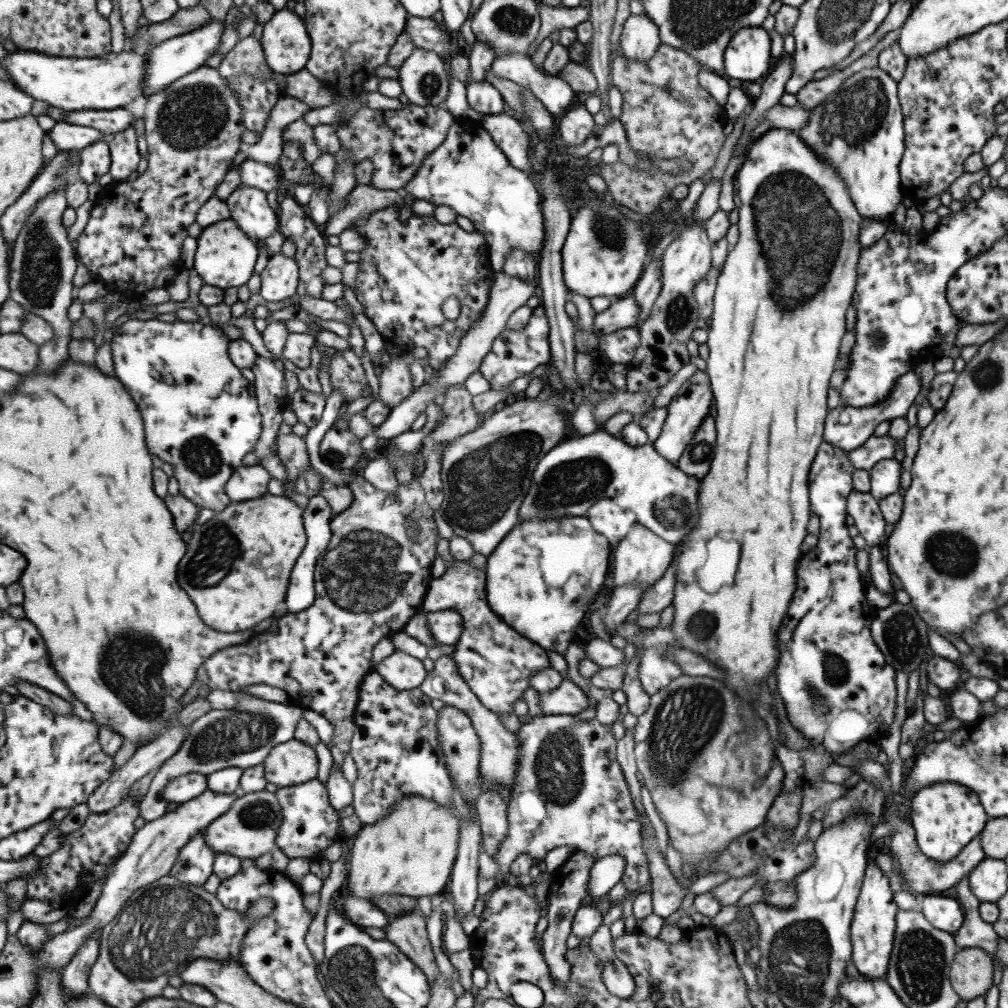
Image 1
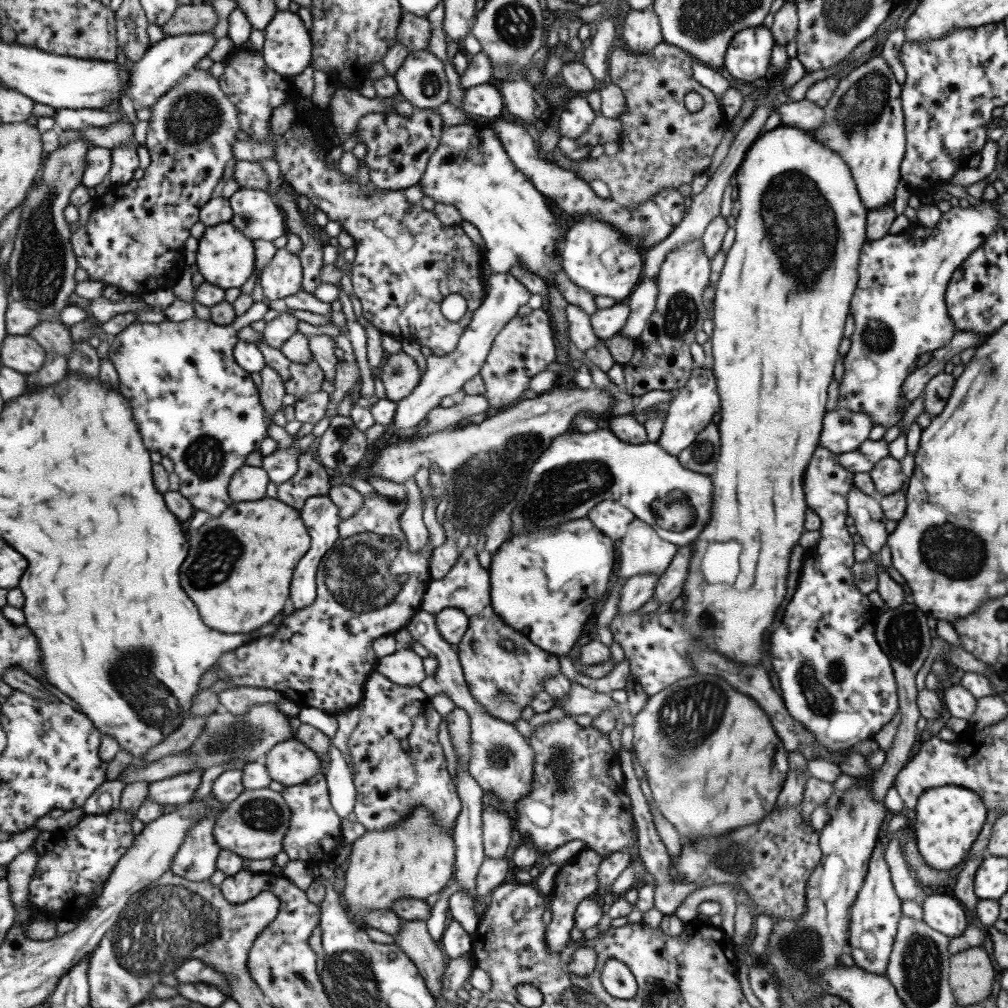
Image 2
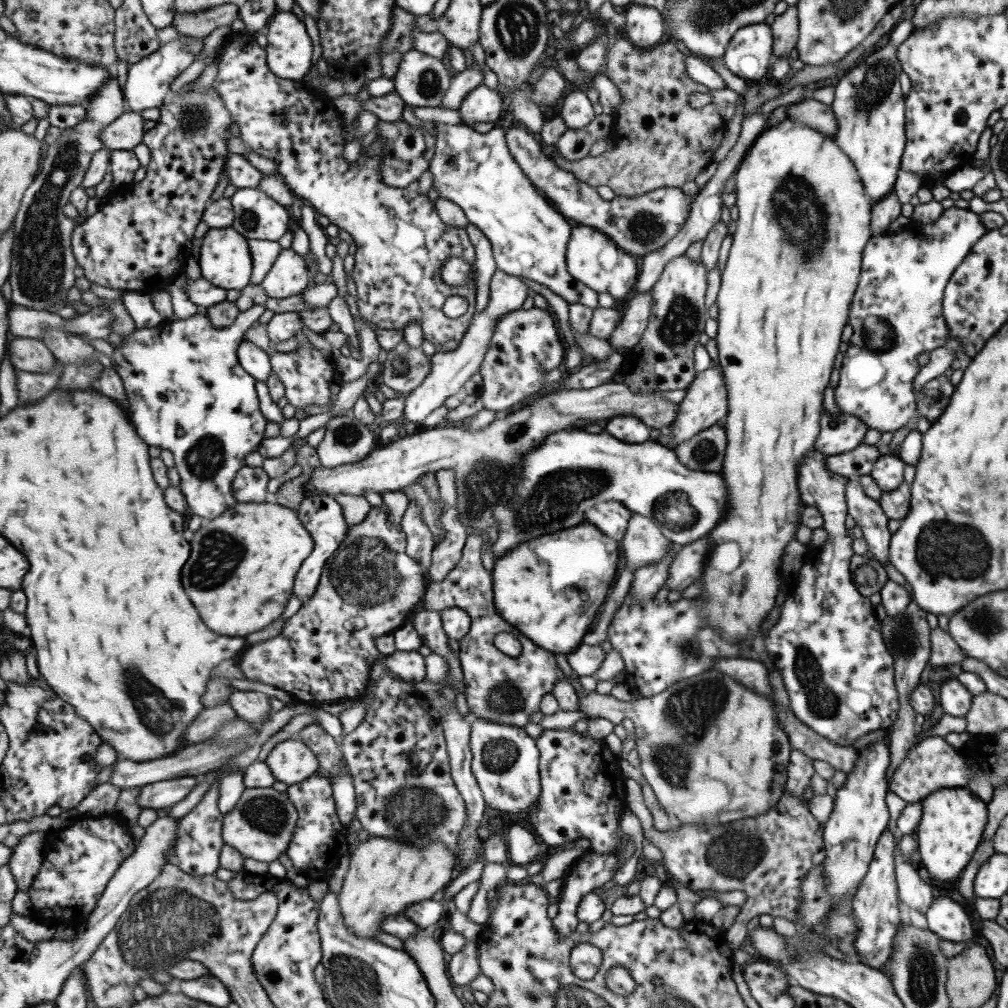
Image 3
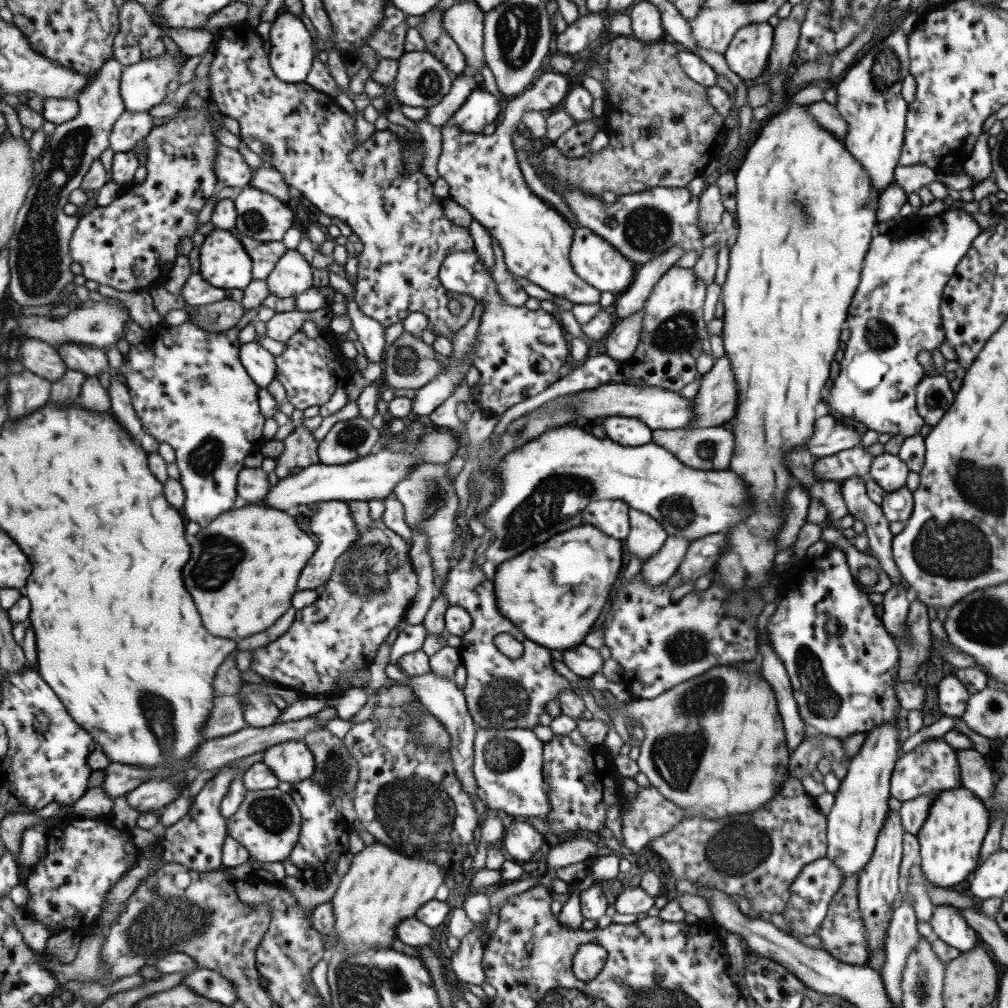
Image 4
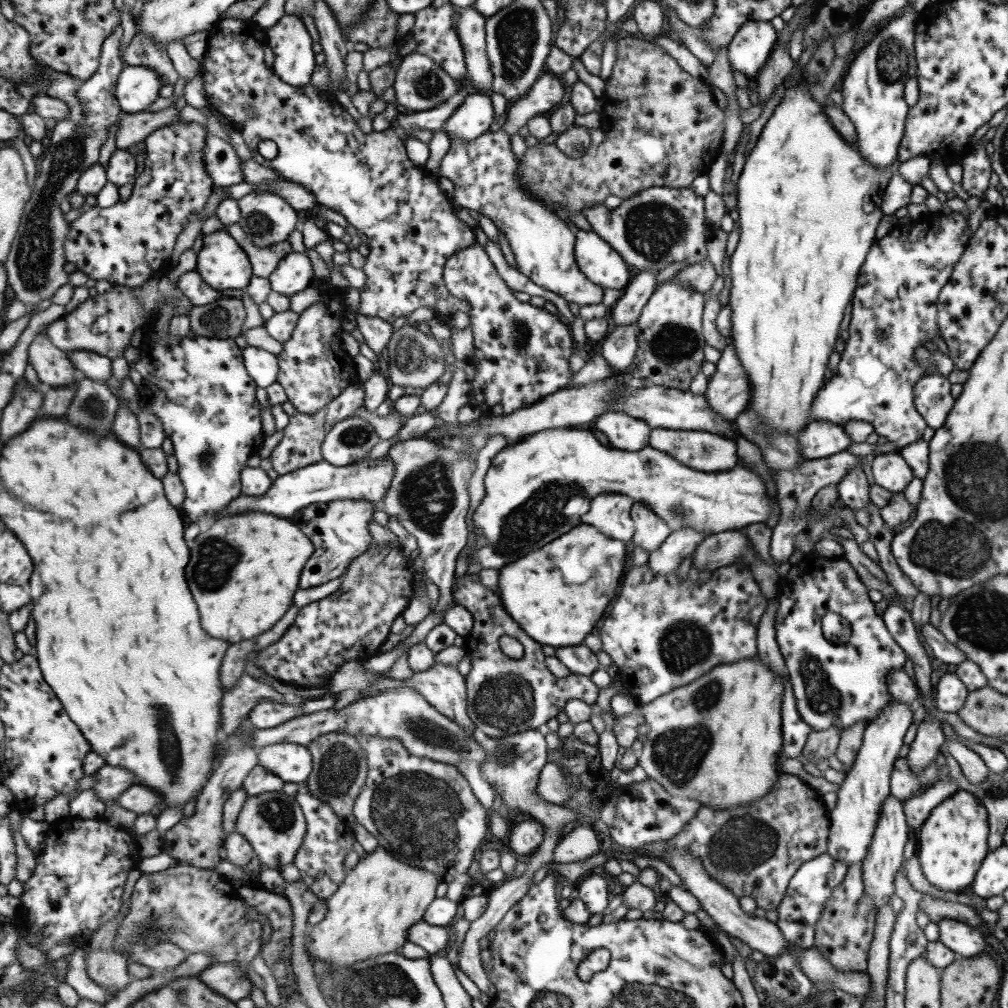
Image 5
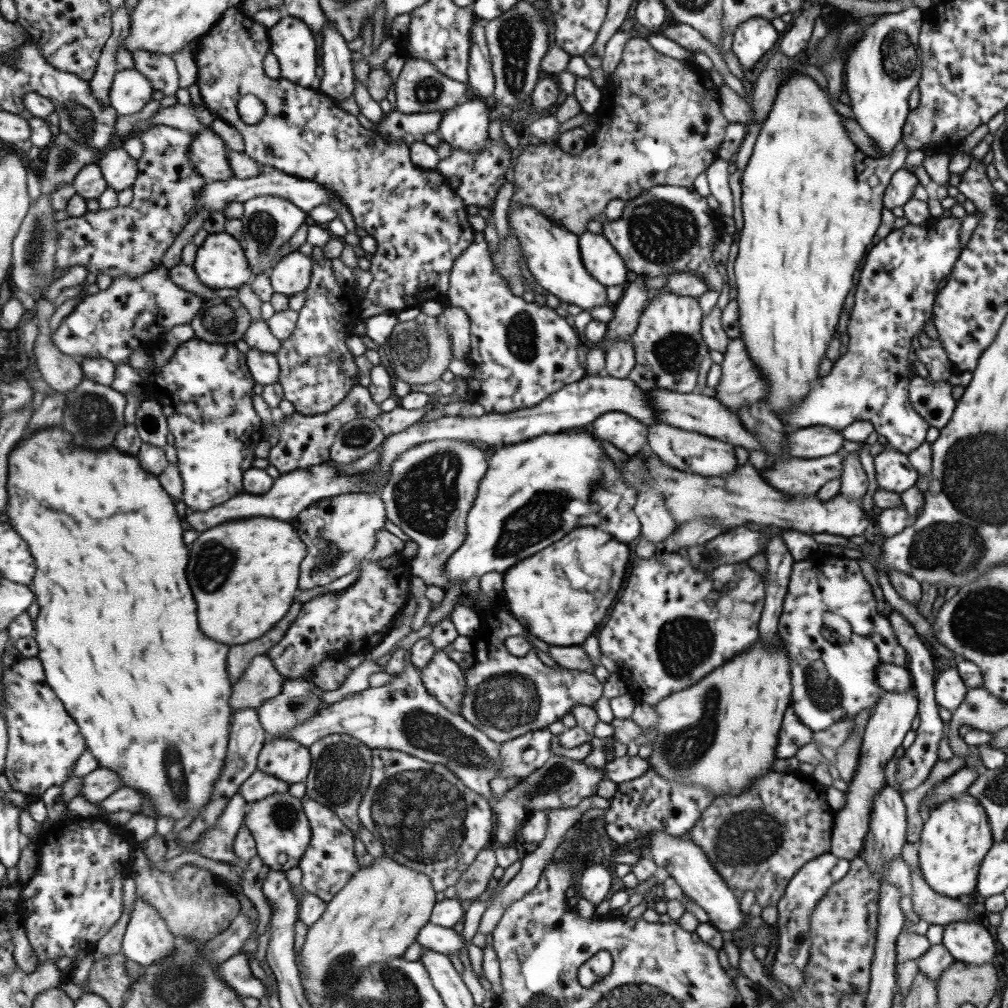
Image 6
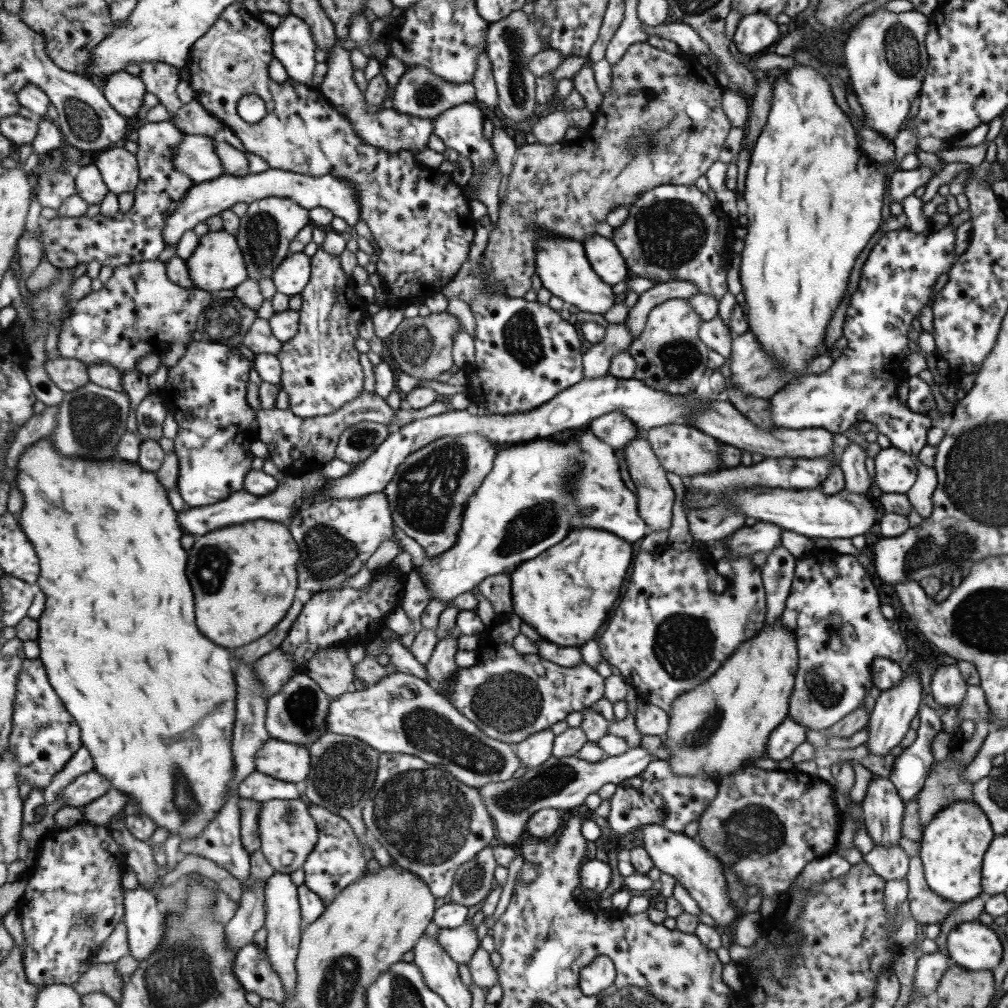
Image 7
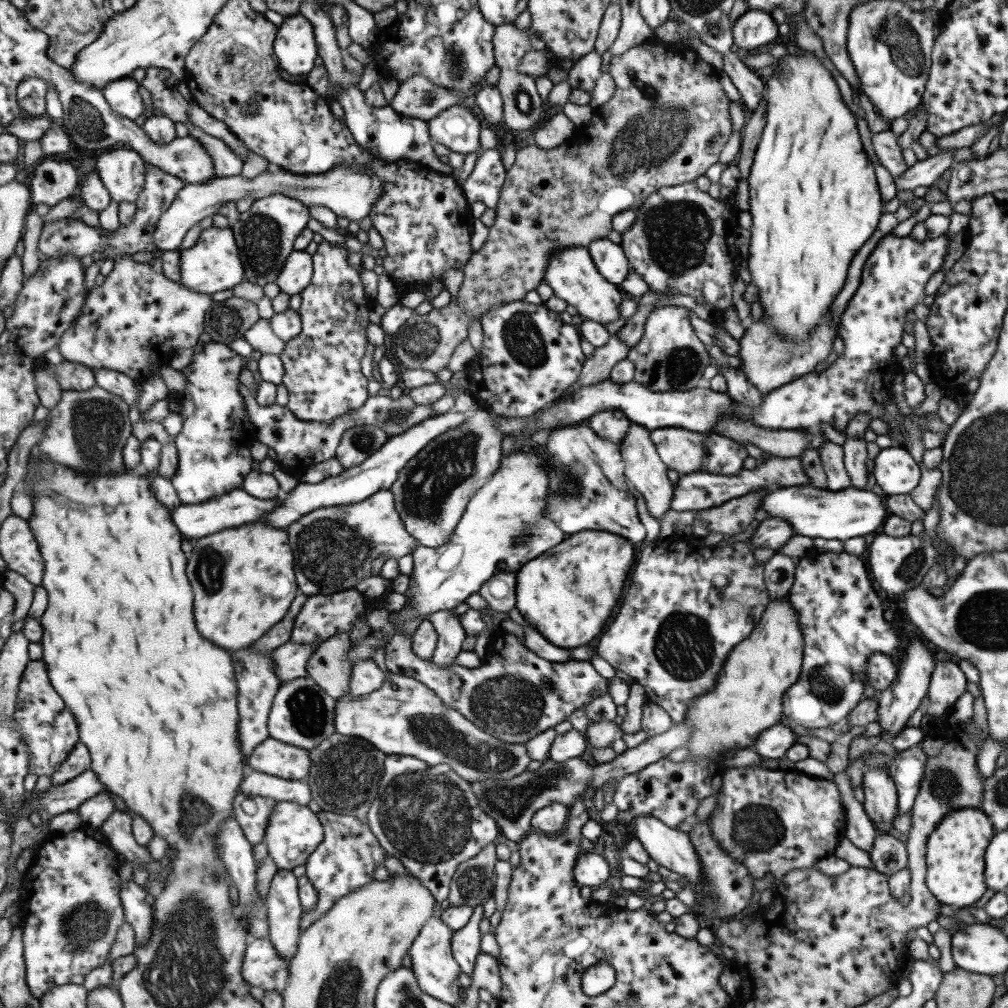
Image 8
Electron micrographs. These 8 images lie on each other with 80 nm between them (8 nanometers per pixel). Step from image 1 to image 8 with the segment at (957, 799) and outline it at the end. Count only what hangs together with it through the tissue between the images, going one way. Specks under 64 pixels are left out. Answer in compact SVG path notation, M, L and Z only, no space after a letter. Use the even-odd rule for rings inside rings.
M967 807L946 812L928 834L925 841L924 883L944 909L950 904L957 910L972 906L987 890L983 876L984 852L994 833L980 808Z

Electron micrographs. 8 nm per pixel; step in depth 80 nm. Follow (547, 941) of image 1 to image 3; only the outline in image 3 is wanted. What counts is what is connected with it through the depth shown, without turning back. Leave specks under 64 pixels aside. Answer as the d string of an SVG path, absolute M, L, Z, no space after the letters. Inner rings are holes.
M593 852L583 853L561 876L562 885L557 898L556 916L551 925L558 936L568 936L577 926L576 908L580 898L599 888L612 878L616 866L615 855L601 855Z

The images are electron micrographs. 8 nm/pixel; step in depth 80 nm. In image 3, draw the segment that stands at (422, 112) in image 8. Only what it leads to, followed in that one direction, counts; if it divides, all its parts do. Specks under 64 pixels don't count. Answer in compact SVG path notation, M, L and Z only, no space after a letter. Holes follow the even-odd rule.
M412 48L401 55L391 80L391 89L411 108L439 107L450 79L441 59Z

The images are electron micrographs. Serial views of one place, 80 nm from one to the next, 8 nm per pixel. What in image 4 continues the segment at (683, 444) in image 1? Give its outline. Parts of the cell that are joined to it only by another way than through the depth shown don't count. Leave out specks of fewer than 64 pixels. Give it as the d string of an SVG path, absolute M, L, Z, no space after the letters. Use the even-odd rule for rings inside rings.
M724 354L716 358L712 367L700 376L699 388L692 398L692 421L685 429L729 425L736 409L732 368Z

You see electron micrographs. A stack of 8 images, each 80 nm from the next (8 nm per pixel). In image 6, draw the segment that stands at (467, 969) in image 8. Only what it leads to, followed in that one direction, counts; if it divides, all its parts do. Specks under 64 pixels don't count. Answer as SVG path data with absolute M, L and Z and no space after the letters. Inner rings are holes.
M425 924L416 936L416 942L429 950L440 952L445 956L459 954L459 948L466 948L469 940L464 940L460 927L443 928L433 924Z

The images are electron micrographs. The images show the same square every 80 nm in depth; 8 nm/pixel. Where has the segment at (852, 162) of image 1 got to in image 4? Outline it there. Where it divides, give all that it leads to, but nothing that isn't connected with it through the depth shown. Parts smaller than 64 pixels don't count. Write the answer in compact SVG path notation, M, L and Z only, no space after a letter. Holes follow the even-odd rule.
M896 29L886 31L878 39L866 47L845 70L842 79L832 87L836 92L834 107L845 122L846 133L842 138L845 150L853 159L859 162L863 171L867 173L871 187L875 191L883 191L890 183L893 183L893 171L898 166L899 154L904 137L904 122L907 112L907 102L901 97L901 80L908 74L907 35Z

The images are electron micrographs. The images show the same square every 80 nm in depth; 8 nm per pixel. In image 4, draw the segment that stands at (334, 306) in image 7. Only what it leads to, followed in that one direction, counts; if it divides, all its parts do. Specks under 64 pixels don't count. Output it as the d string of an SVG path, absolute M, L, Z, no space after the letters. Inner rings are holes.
M310 319L303 328L292 336L287 342L285 352L276 357L277 376L288 392L288 402L295 406L296 410L306 413L316 411L327 404L338 388L343 388L352 375L357 376L351 370L350 359L343 356L339 346L333 346L333 331L325 323L319 323L317 319Z

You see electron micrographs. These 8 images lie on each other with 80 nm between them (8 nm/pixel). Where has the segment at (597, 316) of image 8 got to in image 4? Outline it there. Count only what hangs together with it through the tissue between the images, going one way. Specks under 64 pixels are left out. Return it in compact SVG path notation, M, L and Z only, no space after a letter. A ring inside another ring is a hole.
M545 68L538 74L537 80L531 83L529 88L506 104L505 110L503 110L503 119L495 127L493 133L485 135L483 133L465 132L450 123L441 126L441 151L435 168L439 178L445 180L449 187L448 198L469 213L471 219L479 223L491 239L497 241L502 252L502 263L514 277L522 276L551 295L563 298L573 305L598 304L601 293L583 282L572 271L568 259L574 226L527 187L511 143L511 136L515 134L517 125L521 124L520 118L524 112L553 108L565 98L570 85L569 79L562 73L555 73L553 70Z

